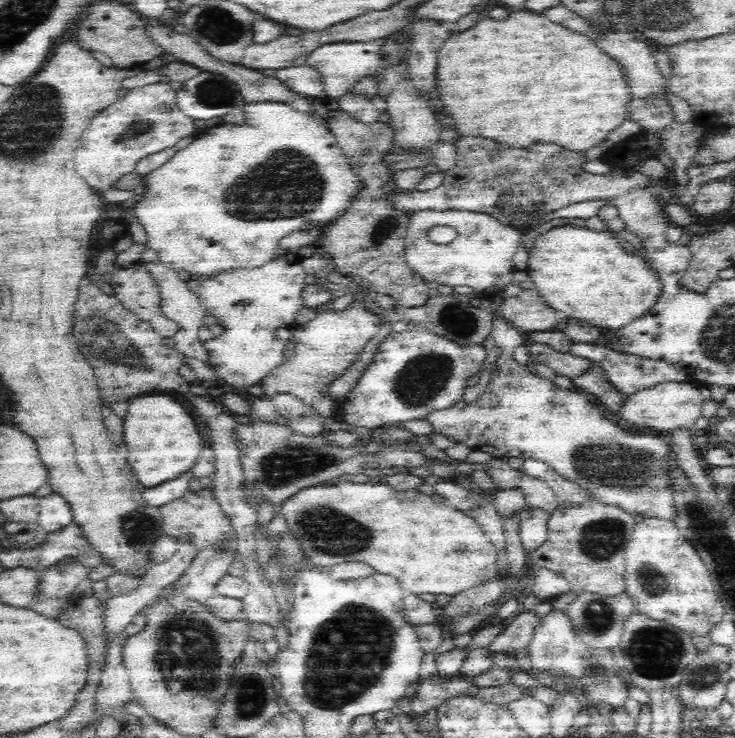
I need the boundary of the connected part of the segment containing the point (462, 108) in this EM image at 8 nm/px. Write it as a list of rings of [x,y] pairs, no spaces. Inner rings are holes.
[[[522,10],[522,11],[511,11],[506,19],[502,20],[502,22],[496,22],[496,20],[490,20],[490,18],[483,18],[474,26],[474,28],[470,28],[470,30],[466,30],[466,32],[457,32],[448,35],[448,38],[443,40],[444,44],[438,49],[438,74],[436,74],[436,90],[438,90],[438,96],[440,96],[440,102],[444,104],[444,110],[452,116],[453,128],[456,129],[456,132],[460,134],[460,136],[474,136],[474,137],[482,137],[492,140],[498,140],[502,144],[506,144],[507,147],[510,148],[526,148],[530,146],[530,144],[558,144],[558,146],[562,146],[562,148],[568,148],[568,150],[572,150],[574,152],[584,152],[588,150],[588,148],[592,148],[592,146],[597,146],[612,132],[612,130],[616,130],[622,122],[625,122],[626,119],[631,119],[630,116],[627,116],[628,111],[627,106],[629,102],[634,98],[631,95],[629,84],[627,83],[625,74],[623,73],[623,68],[621,64],[618,64],[617,60],[612,60],[611,56],[606,56],[600,47],[593,41],[591,38],[587,36],[582,36],[577,32],[570,31],[568,28],[564,28],[560,24],[555,24],[546,18],[546,16],[542,15],[542,13],[532,13],[530,11]]]

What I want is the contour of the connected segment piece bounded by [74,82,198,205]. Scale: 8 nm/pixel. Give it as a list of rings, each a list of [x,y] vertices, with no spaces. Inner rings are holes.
[[[168,83],[146,84],[128,90],[124,97],[94,117],[94,122],[90,122],[79,140],[74,168],[107,202],[128,205],[139,191],[114,187],[118,178],[134,171],[139,160],[174,147],[178,140],[192,134],[198,134],[194,119],[178,108],[174,89]]]

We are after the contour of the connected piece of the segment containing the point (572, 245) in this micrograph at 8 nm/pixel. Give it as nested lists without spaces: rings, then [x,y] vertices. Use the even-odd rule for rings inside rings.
[[[562,225],[534,239],[526,272],[543,303],[554,309],[561,319],[586,320],[600,329],[618,330],[646,314],[662,296],[662,282],[657,274],[636,254],[623,248],[623,241],[608,232],[596,232],[586,226]]]

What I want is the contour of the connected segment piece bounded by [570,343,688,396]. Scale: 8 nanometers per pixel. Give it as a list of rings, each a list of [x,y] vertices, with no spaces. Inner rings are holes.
[[[574,343],[570,346],[570,352],[573,356],[586,358],[600,364],[606,372],[610,384],[614,385],[618,389],[618,392],[626,396],[641,390],[646,390],[647,388],[653,387],[655,384],[685,382],[688,380],[682,368],[674,364],[650,360],[628,353],[619,353],[612,349],[604,348],[604,346],[595,345],[594,343]]]

